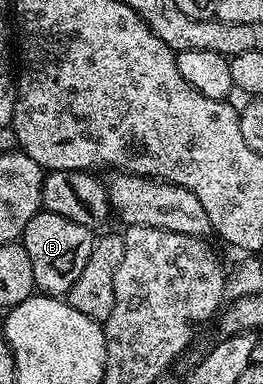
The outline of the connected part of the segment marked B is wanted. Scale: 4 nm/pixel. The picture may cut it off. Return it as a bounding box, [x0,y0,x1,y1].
[22,210,94,298]

